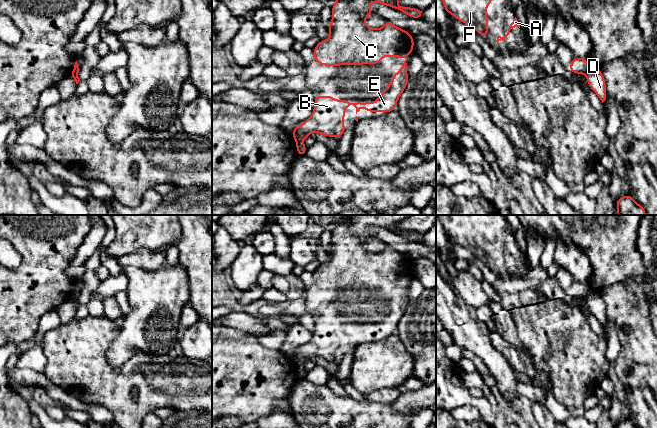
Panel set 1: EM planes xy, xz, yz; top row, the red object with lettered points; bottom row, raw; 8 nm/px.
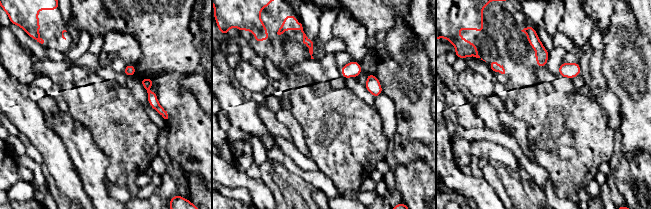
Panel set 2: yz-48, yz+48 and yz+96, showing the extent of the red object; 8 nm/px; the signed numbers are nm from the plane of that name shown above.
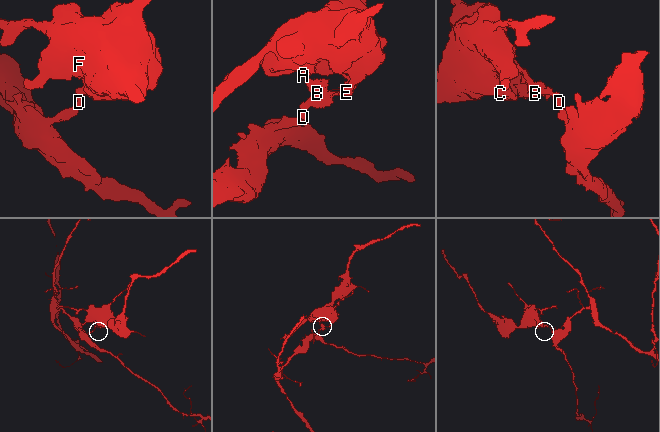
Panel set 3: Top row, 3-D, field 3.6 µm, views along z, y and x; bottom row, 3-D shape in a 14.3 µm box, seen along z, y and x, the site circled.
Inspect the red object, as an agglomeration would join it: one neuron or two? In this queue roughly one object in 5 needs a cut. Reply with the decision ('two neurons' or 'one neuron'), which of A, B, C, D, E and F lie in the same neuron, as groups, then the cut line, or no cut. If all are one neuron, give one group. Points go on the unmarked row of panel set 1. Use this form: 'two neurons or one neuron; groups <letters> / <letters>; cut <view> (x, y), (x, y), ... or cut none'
two neurons; groups A B C E F / D; cut yz (588, 291), (584, 297)

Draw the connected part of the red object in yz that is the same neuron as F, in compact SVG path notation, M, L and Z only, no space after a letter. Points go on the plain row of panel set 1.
M436 215L436 217L440 220L447 238L451 237L455 244L460 244L475 253L482 261L490 259L487 254L486 230L492 228L492 221L495 219L506 221L505 215Z

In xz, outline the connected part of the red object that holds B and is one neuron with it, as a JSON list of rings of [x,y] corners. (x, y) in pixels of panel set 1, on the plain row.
[[[407,287],[400,291],[400,294],[392,299],[392,306],[383,314],[375,326],[353,326],[337,324],[332,320],[314,319],[315,330],[312,339],[302,349],[297,349],[292,355],[295,365],[302,365],[310,360],[312,356],[327,361],[340,362],[345,352],[343,343],[346,340],[345,333],[353,329],[356,338],[364,330],[366,336],[389,337],[397,332],[397,326],[409,305],[407,298]]]

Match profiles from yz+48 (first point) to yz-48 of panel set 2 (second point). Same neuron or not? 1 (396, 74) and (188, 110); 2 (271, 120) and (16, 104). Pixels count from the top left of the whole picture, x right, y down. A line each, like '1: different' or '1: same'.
1: same
2: different

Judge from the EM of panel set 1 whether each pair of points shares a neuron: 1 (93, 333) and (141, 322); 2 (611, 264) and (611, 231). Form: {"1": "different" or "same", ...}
{"1": "different", "2": "same"}

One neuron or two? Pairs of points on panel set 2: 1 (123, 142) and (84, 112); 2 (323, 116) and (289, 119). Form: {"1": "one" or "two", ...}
{"1": "one", "2": "two"}

